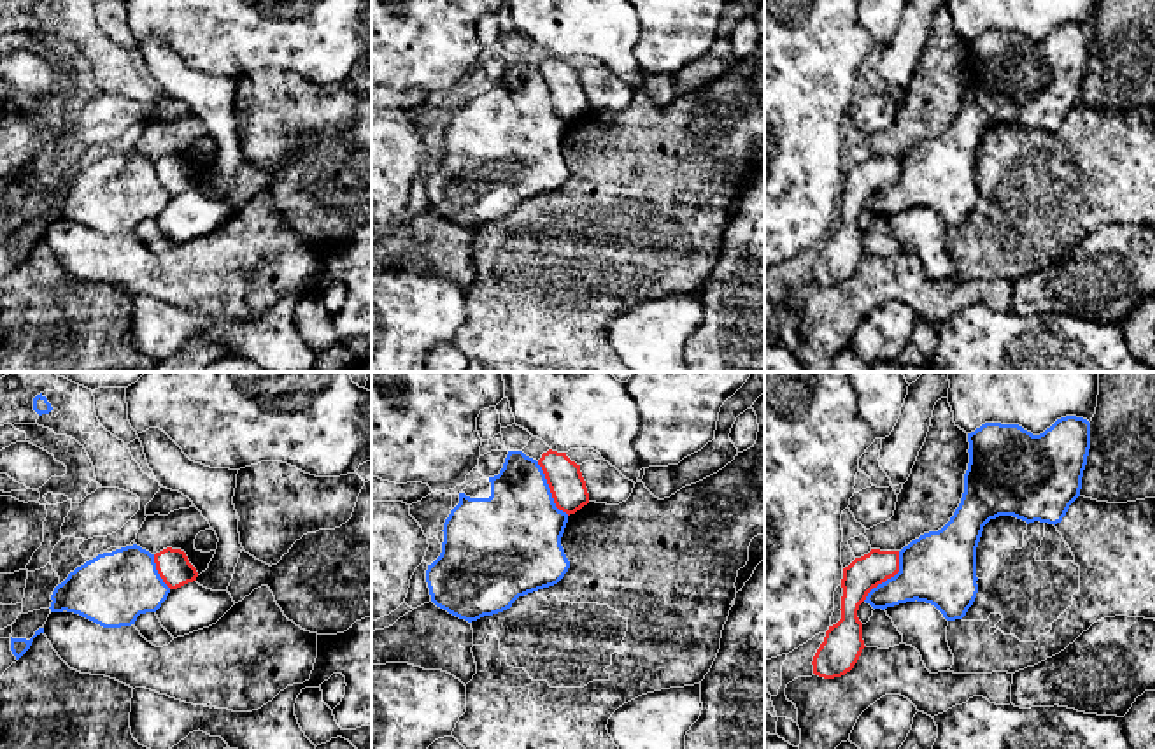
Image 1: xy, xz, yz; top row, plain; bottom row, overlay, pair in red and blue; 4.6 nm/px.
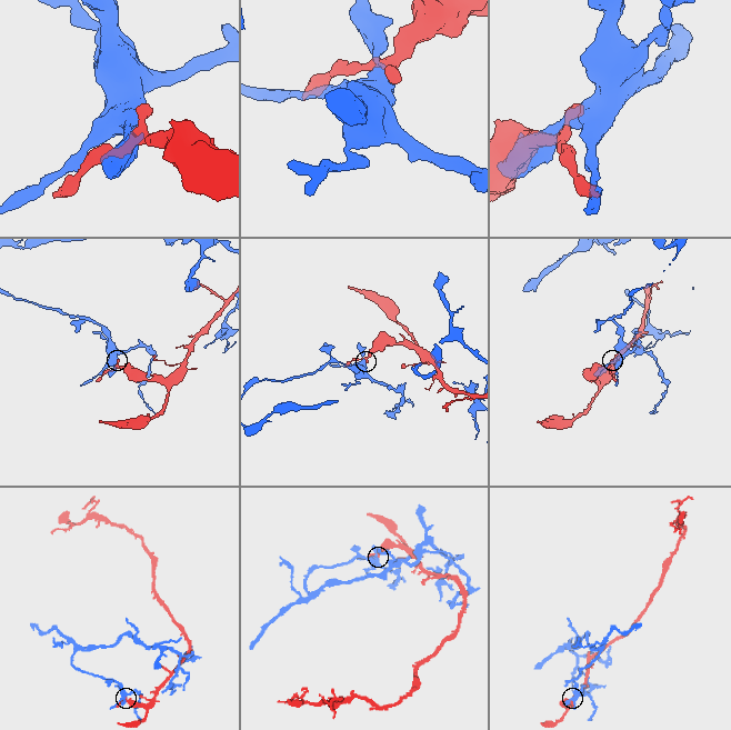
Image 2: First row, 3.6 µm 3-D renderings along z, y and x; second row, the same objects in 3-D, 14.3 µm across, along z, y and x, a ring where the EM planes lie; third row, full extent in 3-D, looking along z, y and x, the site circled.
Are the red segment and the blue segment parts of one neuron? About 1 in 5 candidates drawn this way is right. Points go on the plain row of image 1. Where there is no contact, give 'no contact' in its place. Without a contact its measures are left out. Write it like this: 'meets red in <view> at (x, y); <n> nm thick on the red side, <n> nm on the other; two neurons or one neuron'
meets red in yz at (889, 185); 160 nm thick on the red side, 340 nm on the other; two neurons

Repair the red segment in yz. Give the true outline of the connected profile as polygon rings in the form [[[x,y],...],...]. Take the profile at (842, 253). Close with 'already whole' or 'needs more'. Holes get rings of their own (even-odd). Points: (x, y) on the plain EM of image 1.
[[[871,156],[843,175],[841,226],[829,233],[813,263],[813,281],[824,286],[841,284],[854,275],[864,253],[859,212],[868,200],[899,179],[899,158]]]; already whole

